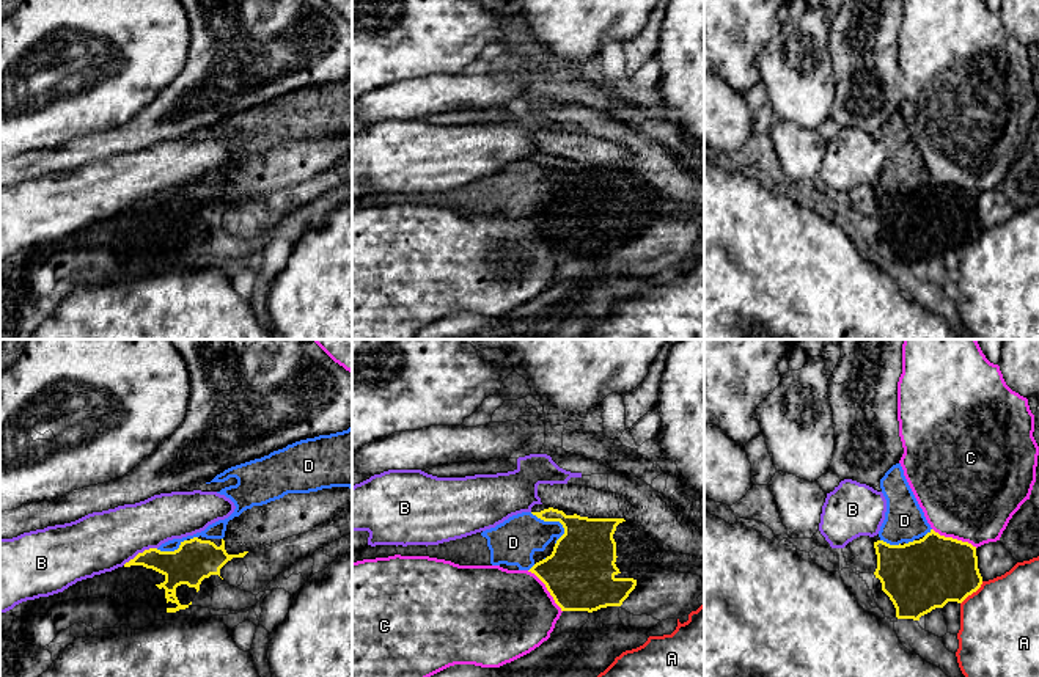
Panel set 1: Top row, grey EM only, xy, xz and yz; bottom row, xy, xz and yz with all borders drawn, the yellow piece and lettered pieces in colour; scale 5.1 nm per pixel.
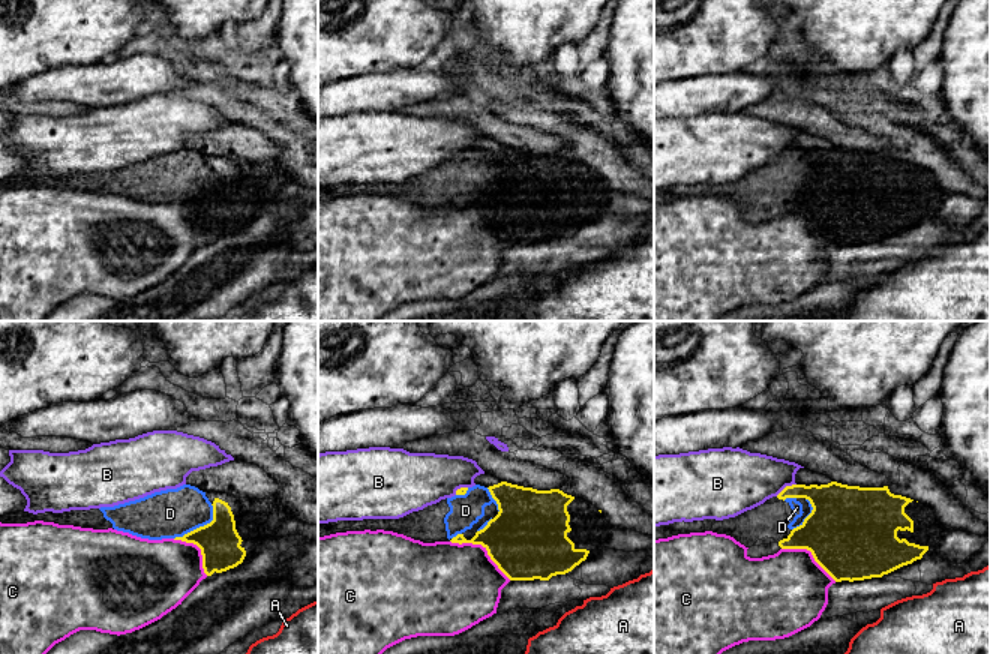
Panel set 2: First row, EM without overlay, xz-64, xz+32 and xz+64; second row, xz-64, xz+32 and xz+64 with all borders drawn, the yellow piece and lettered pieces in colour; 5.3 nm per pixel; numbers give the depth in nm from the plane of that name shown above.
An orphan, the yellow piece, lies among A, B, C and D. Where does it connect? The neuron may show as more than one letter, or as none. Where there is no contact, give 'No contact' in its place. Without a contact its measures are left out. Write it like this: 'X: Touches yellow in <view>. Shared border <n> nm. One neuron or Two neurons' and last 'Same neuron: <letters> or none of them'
A: Touches yellow in yz. Shared border 170 nm. Two neurons
B: Touches yellow in xy. Shared border 200 nm. Two neurons
C: Touches yellow in xz. Shared border 280 nm. Two neurons
D: Touches yellow in xz. Shared border 220 nm. One neuron
Same neuron: D

